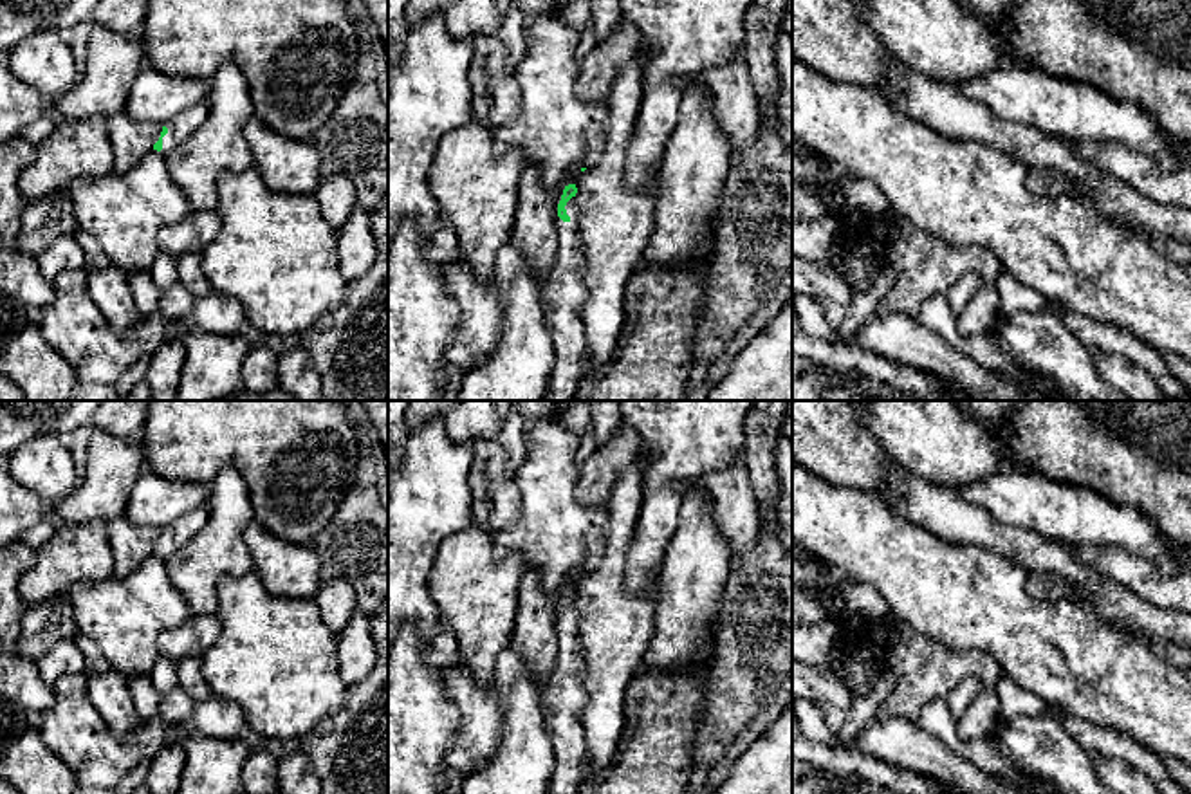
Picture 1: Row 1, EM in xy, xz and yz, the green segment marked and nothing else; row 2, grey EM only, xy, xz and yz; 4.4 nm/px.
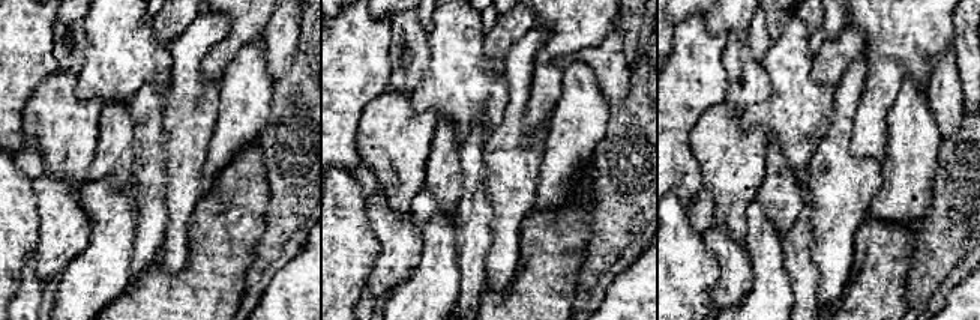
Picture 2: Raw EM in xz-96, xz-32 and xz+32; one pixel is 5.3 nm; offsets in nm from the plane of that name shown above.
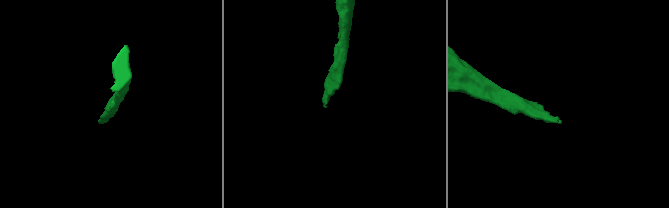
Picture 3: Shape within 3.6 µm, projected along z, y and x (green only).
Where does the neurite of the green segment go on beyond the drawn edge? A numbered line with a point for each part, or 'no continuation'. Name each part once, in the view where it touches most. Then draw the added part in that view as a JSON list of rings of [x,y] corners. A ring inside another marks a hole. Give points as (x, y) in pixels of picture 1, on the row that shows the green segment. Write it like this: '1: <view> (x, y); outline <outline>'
1: xy (186, 121); outline [[[204,99],[164,123],[153,141],[162,141],[162,150],[159,153],[166,155],[171,148],[175,148],[180,141],[193,134],[206,121],[208,114],[209,106]]]

